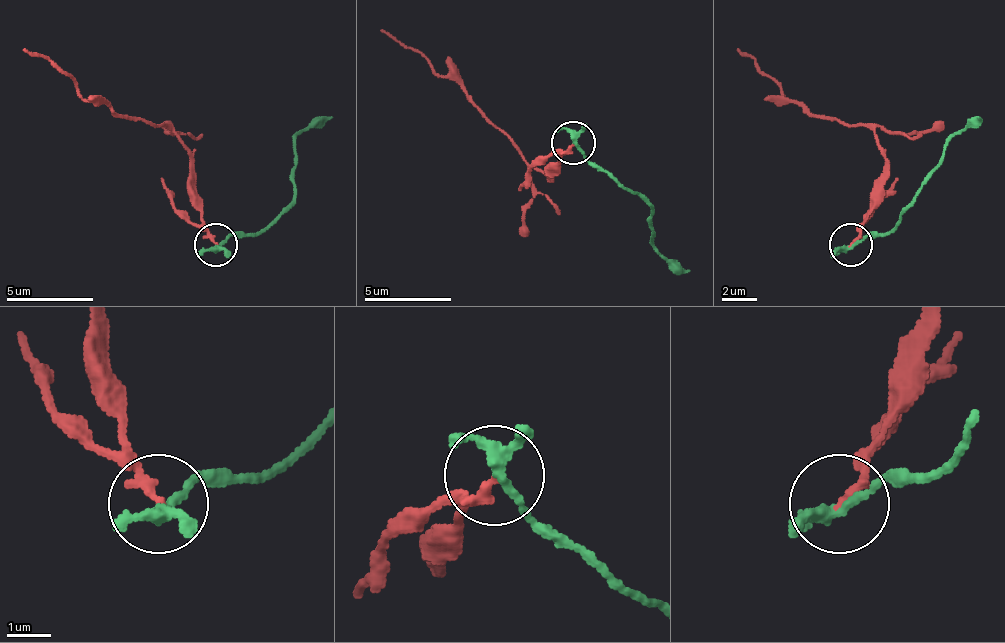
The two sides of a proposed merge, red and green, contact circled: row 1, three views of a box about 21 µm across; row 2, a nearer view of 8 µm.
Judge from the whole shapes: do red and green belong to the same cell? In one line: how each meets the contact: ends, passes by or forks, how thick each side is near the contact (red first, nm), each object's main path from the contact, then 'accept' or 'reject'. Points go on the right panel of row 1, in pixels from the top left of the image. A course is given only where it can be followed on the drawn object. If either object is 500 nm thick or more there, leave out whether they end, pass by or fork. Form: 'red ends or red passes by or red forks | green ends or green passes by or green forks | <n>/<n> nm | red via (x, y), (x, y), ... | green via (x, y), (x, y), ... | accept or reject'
red ends | green forks | 200/220 nm | red via (849, 246), (871, 207), (884, 146), (862, 124), (810, 116), (784, 98), (758, 68), (737, 51) | green via (849, 246), (866, 237), (884, 237), (914, 198), (953, 137), (979, 116) | reject

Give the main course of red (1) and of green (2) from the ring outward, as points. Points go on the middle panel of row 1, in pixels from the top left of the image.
1: (574, 142), (544, 176), (474, 103), (418, 51), (379, 29)
2: (574, 142), (587, 159), (652, 207), (652, 246), (691, 272)

